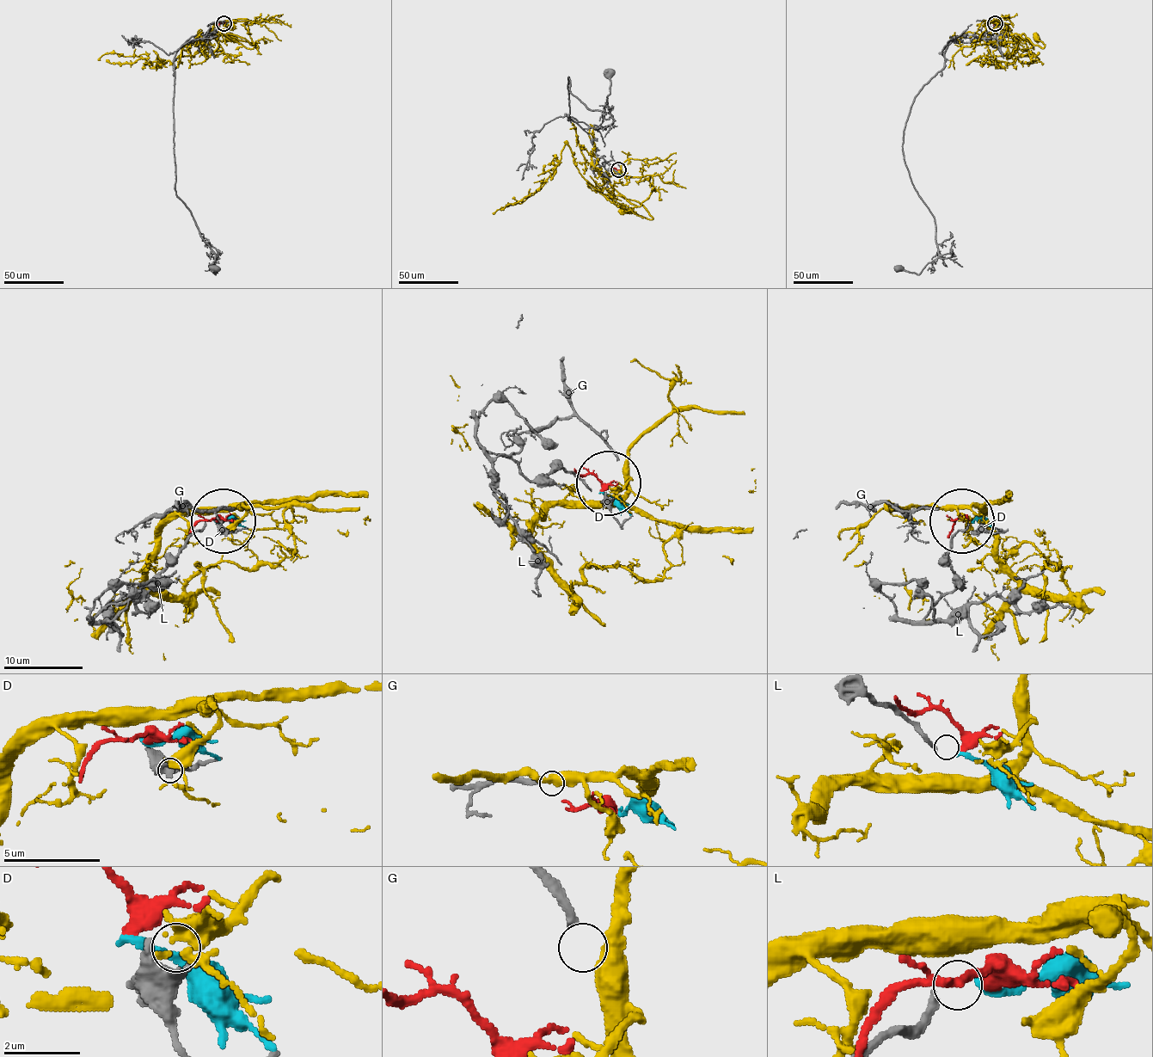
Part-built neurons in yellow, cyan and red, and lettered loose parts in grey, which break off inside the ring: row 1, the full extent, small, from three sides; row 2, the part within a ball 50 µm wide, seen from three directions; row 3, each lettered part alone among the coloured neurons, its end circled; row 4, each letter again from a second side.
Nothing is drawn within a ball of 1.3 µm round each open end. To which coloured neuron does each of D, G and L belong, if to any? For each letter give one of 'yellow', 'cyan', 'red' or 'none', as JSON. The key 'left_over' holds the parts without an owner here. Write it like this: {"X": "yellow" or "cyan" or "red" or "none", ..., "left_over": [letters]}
{"D": "none", "G": "yellow", "L": "cyan", "left_over": ["D"]}

